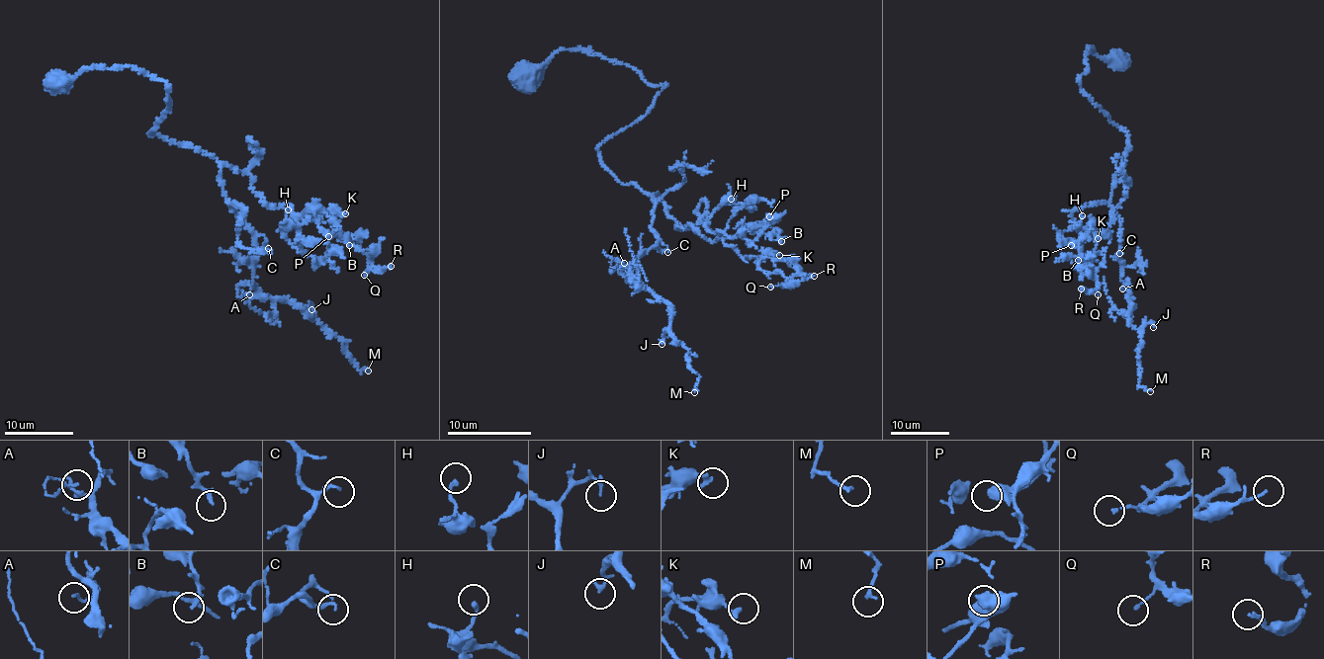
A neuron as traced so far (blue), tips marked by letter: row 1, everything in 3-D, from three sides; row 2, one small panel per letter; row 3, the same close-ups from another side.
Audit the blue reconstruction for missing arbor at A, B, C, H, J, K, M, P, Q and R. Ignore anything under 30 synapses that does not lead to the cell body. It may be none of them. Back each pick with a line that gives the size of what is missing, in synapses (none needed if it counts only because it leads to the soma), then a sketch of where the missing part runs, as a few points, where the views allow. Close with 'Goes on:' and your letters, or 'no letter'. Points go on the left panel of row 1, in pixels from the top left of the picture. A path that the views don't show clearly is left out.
Goes on: no letter

